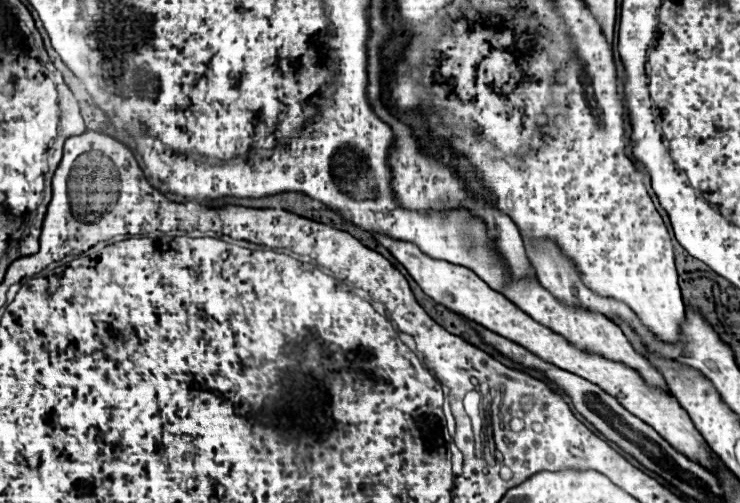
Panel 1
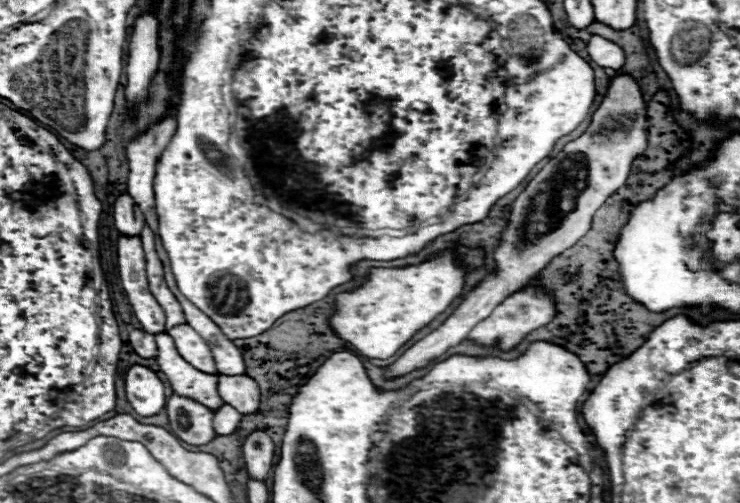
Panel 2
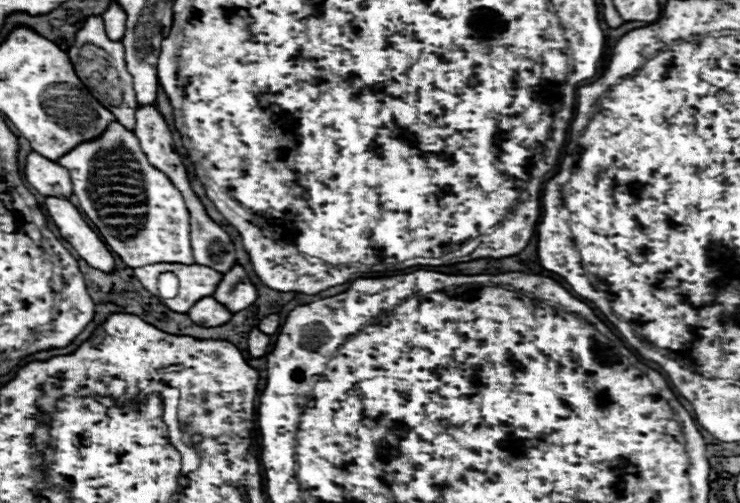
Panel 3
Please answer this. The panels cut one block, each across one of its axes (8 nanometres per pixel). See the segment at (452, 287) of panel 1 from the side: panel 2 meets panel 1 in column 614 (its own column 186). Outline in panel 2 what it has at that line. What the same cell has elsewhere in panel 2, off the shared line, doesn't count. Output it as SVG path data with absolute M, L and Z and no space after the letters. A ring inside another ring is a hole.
M156 334L156 346L158 346L158 364L160 370L166 374L172 390L180 396L188 396L206 408L220 408L224 402L218 396L218 376L198 372L192 368L174 346L174 340L168 334Z

